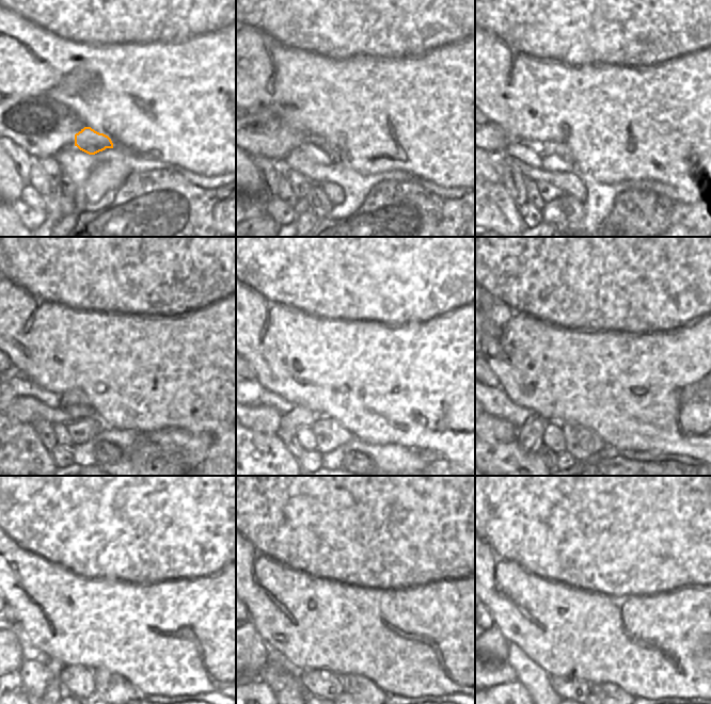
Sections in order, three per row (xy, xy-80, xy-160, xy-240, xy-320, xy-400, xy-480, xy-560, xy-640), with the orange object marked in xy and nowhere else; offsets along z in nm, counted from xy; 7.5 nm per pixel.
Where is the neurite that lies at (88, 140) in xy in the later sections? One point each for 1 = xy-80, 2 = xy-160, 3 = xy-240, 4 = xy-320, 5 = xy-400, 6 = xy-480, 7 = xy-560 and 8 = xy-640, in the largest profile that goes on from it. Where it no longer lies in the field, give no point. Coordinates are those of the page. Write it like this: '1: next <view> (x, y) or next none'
1: next xy-80 (317, 142)
2: next xy-160 (544, 148)
3: next xy-240 (73, 397)
4: next xy-320 (299, 416)
5: next xy-400 (530, 435)
6: next xy-480 (53, 691)
7: next none
8: next none

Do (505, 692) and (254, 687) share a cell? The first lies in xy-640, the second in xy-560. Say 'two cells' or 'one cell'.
one cell

